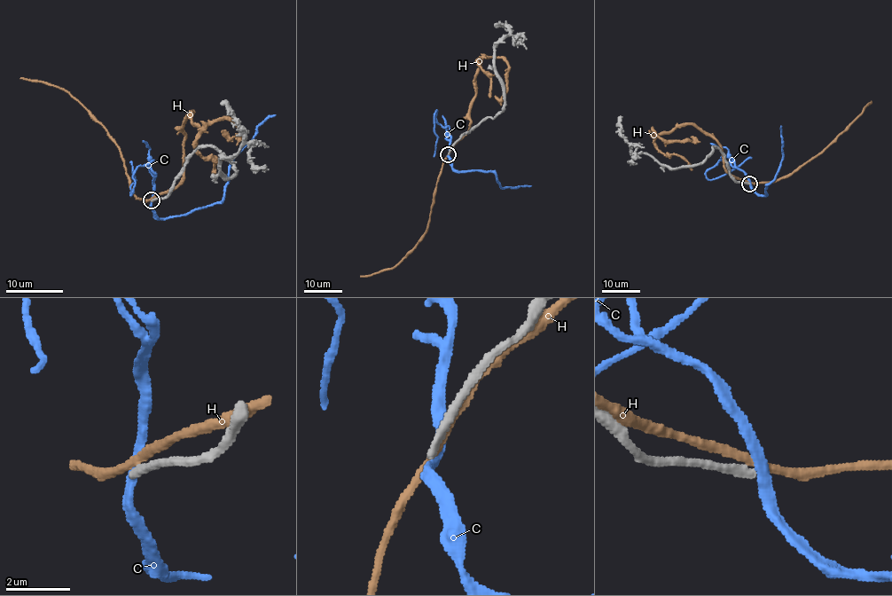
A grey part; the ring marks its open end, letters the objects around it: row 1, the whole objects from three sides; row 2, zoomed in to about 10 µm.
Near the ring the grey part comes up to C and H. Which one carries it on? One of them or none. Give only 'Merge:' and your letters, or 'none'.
Merge: none

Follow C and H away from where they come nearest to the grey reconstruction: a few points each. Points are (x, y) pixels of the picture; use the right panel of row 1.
C: (748, 183), (756, 192), (765, 195), (766, 185), (778, 171), (782, 157), (780, 126)
H: (747, 182), (726, 169), (721, 145), (692, 125), (654, 137), (652, 129), (668, 141), (694, 141), (691, 137)

